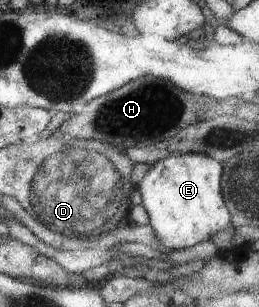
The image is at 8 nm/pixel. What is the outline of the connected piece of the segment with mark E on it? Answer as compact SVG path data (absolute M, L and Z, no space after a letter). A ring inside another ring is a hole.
M173 153L148 166L141 181L135 187L141 195L141 205L148 215L148 224L154 230L162 249L182 250L202 241L230 226L230 215L223 203L220 177L223 162L200 153Z

